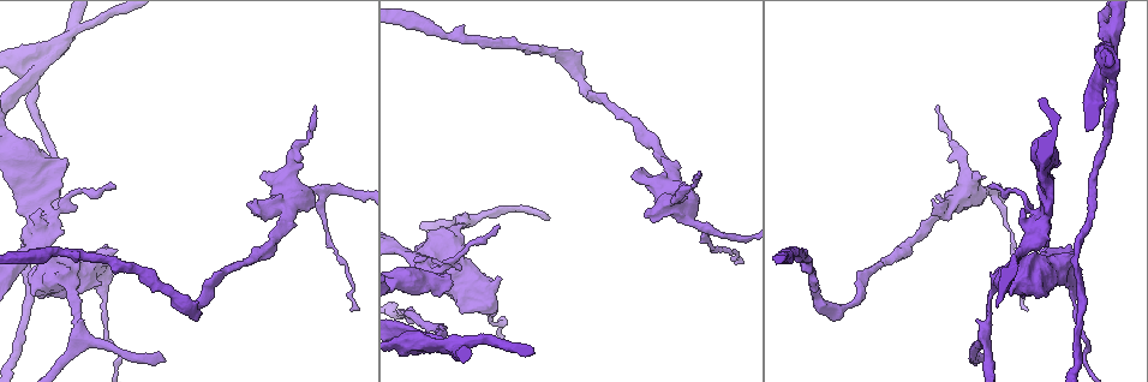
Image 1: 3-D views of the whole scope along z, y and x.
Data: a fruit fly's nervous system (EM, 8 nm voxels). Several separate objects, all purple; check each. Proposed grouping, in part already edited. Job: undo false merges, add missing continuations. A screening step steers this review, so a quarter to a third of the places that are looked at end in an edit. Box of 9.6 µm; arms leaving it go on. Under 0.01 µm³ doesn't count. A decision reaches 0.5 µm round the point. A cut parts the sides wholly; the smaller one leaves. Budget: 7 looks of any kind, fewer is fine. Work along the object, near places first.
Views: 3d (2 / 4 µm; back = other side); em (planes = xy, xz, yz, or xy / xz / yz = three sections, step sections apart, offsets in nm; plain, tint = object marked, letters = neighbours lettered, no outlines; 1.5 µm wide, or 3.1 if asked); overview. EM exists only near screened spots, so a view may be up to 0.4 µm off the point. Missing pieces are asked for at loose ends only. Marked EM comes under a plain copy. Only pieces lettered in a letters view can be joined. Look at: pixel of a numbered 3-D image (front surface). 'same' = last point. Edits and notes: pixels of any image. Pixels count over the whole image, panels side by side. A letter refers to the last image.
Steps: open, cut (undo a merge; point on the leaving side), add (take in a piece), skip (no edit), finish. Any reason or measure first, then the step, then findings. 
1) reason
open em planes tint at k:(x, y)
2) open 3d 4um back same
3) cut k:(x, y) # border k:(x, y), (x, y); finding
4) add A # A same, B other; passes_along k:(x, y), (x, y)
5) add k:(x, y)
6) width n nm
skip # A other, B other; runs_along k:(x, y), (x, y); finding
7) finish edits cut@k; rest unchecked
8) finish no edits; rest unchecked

a fork
open em planes tint at 1:(450, 344)

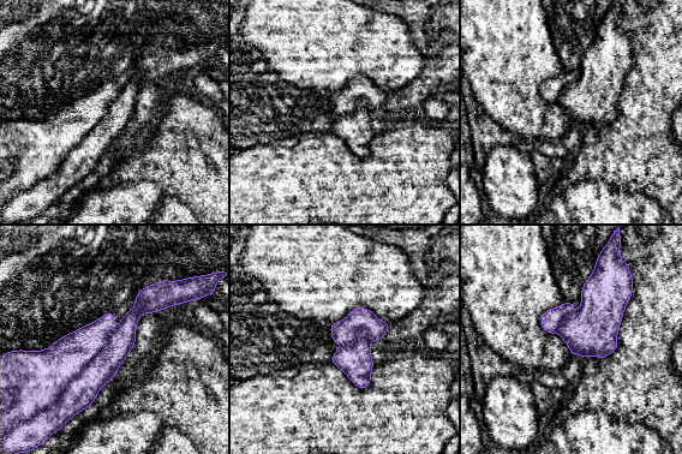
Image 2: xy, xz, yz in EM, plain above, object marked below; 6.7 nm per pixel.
open em planes letters same

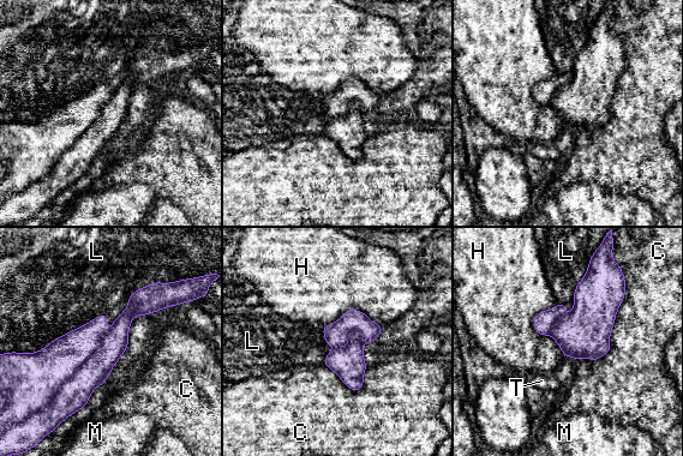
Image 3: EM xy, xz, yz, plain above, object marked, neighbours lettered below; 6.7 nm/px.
cut 3:(73, 394) # C other, H other, L other, M other, T other; part_leaving 3:(125, 313), (109, 352), (70, 403); two neurons meet here

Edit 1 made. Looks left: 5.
open overview

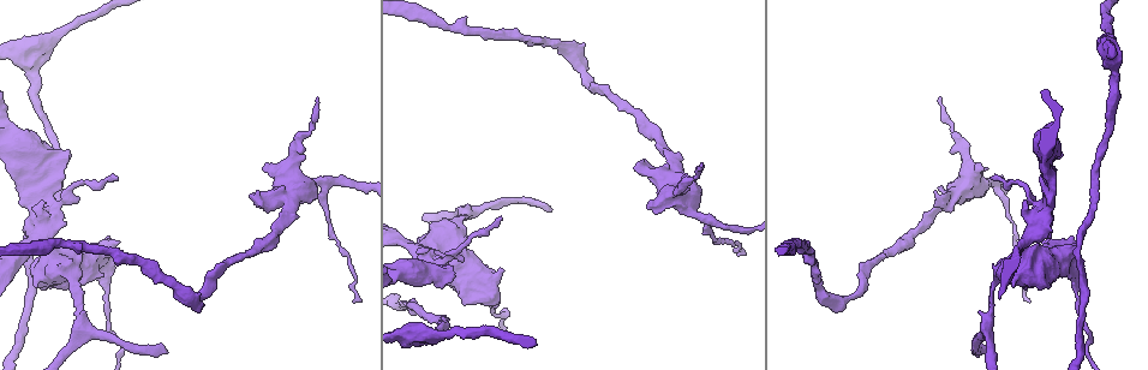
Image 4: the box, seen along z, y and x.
open 3d 4um at 4:(68, 149)

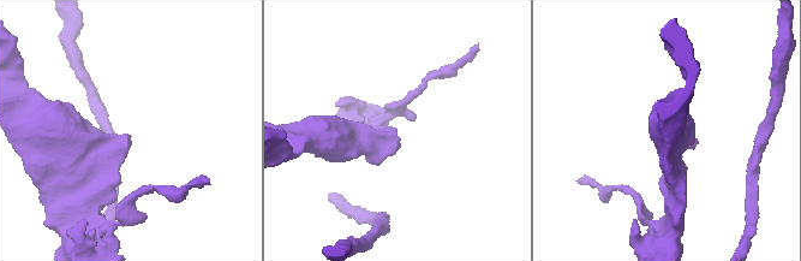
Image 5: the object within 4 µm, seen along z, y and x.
shape alone is not enough
open em xz step 4 letters at 5:(394, 134)

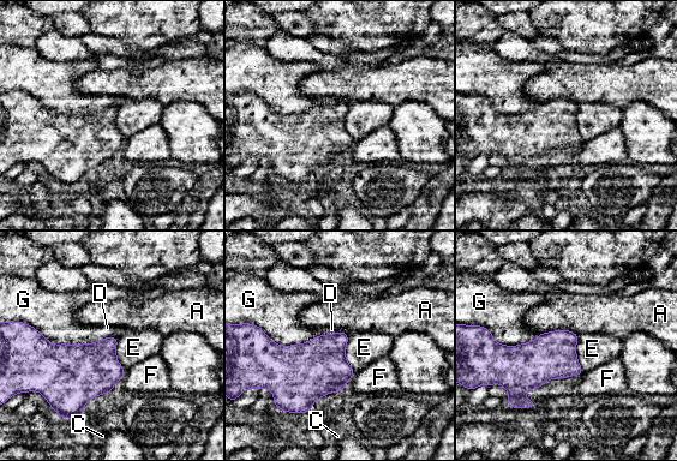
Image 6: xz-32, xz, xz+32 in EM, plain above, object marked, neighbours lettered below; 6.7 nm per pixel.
open em planes letters same

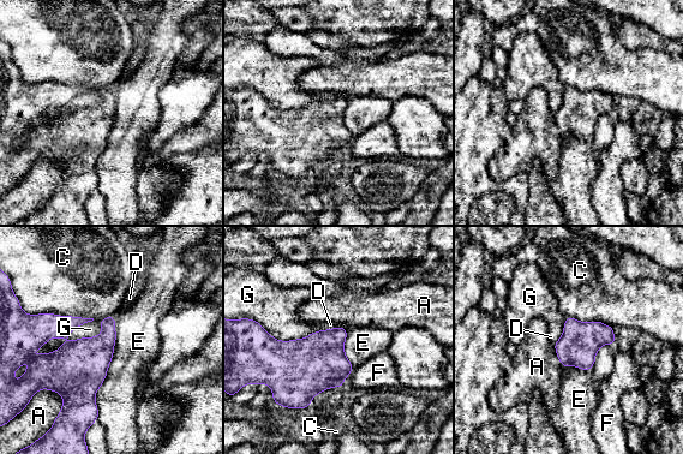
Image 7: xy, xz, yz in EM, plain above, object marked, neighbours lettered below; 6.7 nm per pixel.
width 260 nm
skip # A other, C other, D other, E other, F other, G other; no lettered piece goes on from it

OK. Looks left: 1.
open em planes letters at 4:(945, 203)

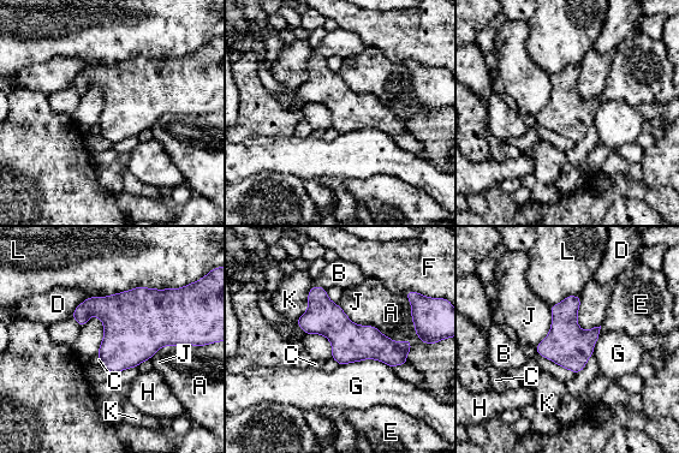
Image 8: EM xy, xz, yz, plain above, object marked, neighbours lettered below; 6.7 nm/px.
width 260 nm
skip # A other, B other, C other, D other, E other, F other, G other, H other, J other, K other, L other; runs_along 8:(313, 291), (358, 343), (403, 361); continuous, no second neuron

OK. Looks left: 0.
finish edits cut@3; rest unchecked

